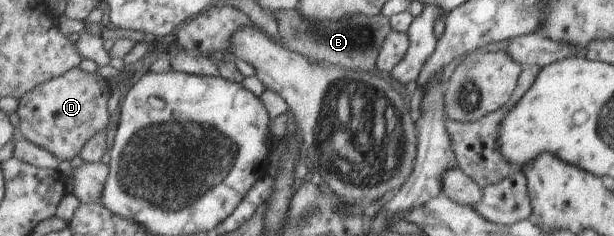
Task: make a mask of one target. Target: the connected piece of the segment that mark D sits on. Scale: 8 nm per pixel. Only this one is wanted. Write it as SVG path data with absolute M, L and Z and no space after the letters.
M76 67L69 73L52 79L34 90L27 92L19 101L20 127L17 136L45 148L56 155L61 162L81 156L86 143L105 131L110 123L110 97L114 82L102 78L100 73L86 73Z

